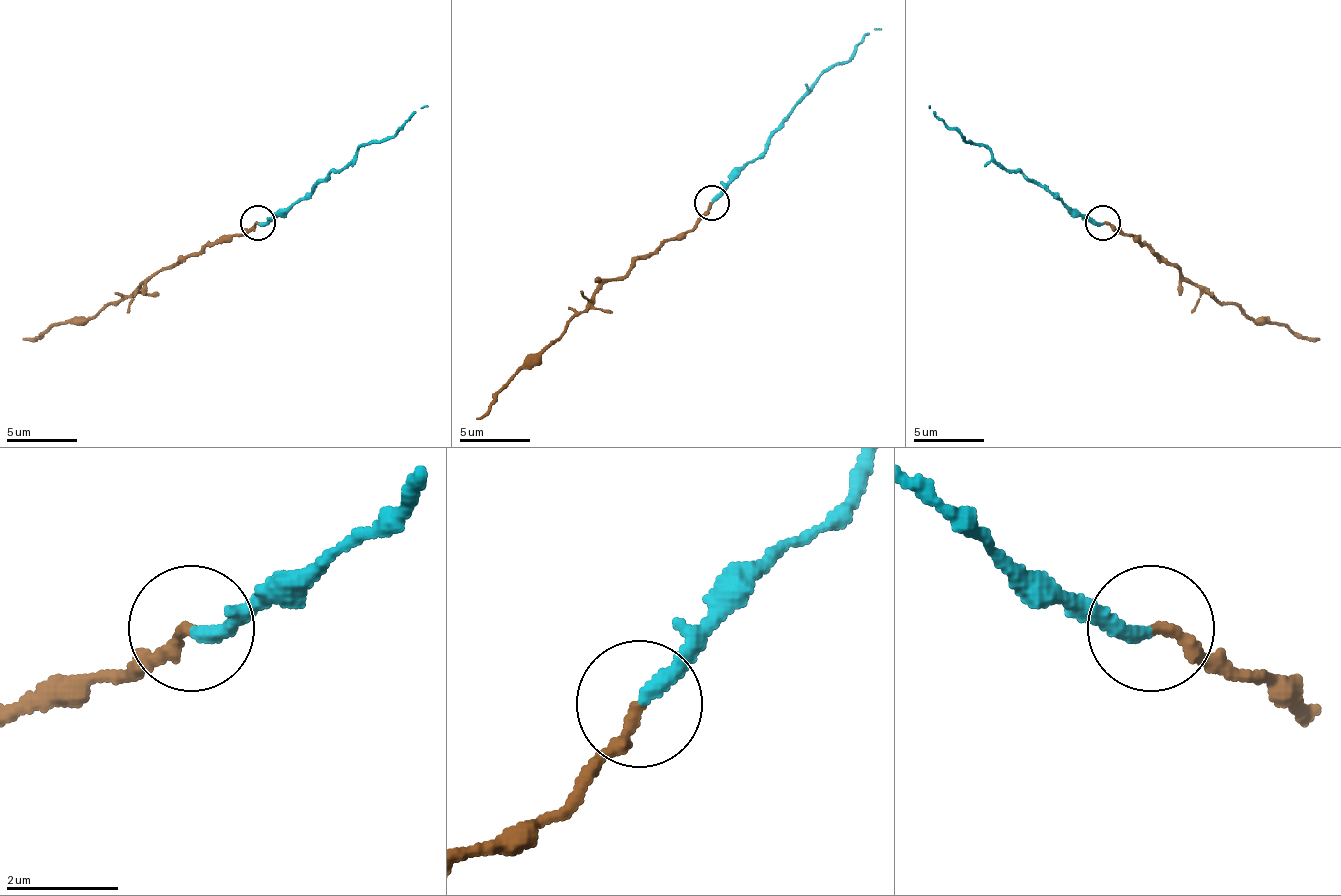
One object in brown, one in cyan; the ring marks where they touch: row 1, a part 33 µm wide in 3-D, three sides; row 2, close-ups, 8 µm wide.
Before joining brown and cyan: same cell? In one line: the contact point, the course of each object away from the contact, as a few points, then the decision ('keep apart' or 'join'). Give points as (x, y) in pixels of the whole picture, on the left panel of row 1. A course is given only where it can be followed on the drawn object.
place (258, 223); course brown (257, 224), (190, 252), (94, 316), (23, 340); course cyan (257, 224), (282, 216), (363, 146), (388, 139), (420, 107), (427, 107); join

